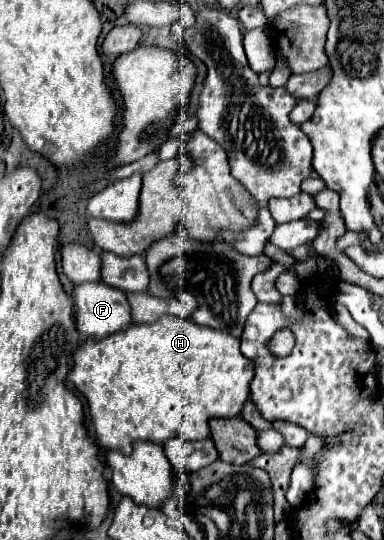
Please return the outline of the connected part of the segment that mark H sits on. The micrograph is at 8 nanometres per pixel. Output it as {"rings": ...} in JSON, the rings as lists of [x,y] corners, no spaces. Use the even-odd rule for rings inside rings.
{"rings":[[[162,316],[158,318],[158,322],[152,324],[134,324],[130,326],[130,330],[122,330],[122,334],[114,334],[110,338],[102,338],[102,342],[84,342],[76,348],[74,352],[74,366],[68,372],[68,380],[86,396],[88,406],[90,406],[90,416],[92,416],[92,428],[94,428],[94,436],[96,442],[104,448],[104,450],[120,450],[120,452],[130,452],[132,450],[132,442],[136,440],[150,440],[156,444],[162,444],[174,436],[182,436],[186,440],[202,440],[210,436],[210,428],[208,428],[208,420],[210,418],[234,418],[240,414],[244,402],[250,396],[250,380],[254,378],[254,364],[244,358],[244,354],[240,352],[240,340],[234,338],[232,334],[226,334],[222,330],[214,330],[214,328],[206,328],[206,326],[198,326],[196,322],[188,320],[188,318],[178,318],[178,316]]]}

